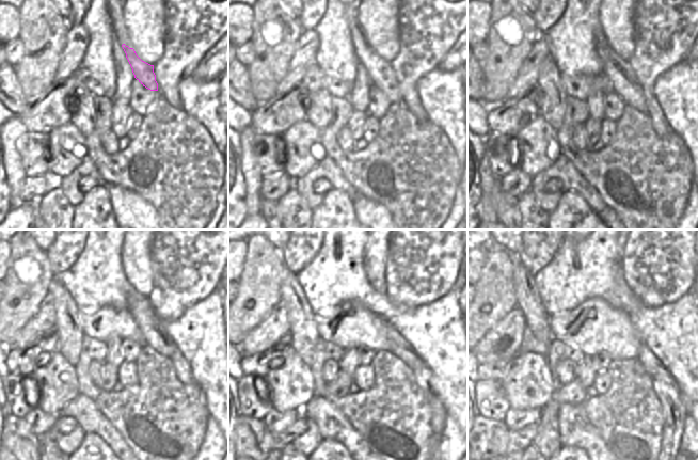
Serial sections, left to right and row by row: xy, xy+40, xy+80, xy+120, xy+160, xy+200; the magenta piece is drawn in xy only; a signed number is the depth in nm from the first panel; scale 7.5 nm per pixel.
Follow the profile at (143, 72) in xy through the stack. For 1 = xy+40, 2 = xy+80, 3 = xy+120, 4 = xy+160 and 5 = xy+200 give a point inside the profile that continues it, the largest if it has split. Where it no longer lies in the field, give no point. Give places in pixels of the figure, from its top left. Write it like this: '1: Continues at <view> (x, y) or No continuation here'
1: Continues at xy+40 (382, 76)
2: Continues at xy+80 (618, 72)
3: Continues at xy+120 (152, 327)
4: Continues at xy+160 (400, 347)
5: Continues at xy+200 (646, 357)

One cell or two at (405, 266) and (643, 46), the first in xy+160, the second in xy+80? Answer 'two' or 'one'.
one

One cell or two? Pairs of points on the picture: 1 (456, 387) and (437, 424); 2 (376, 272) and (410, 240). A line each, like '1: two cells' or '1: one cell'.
1: two cells
2: two cells

